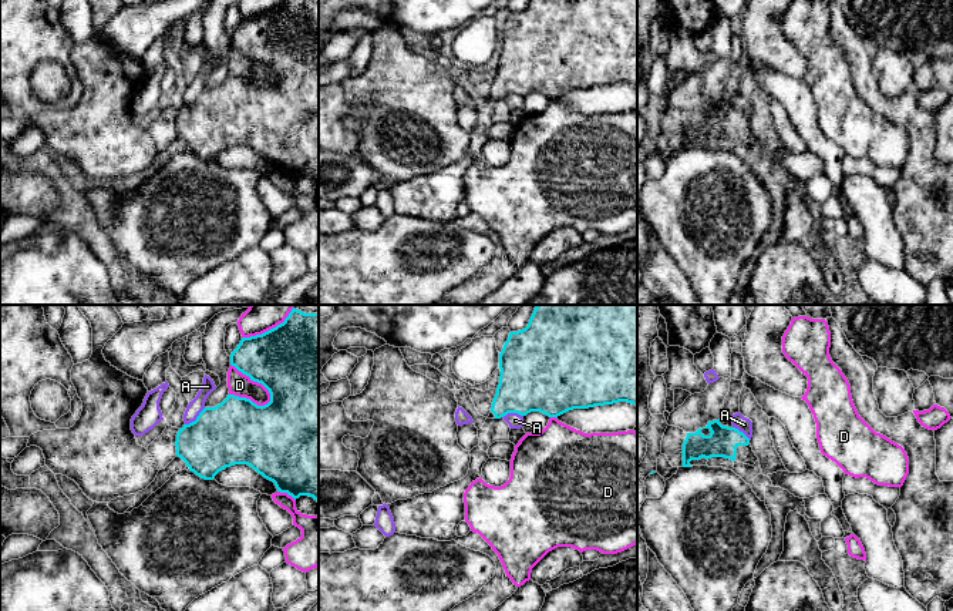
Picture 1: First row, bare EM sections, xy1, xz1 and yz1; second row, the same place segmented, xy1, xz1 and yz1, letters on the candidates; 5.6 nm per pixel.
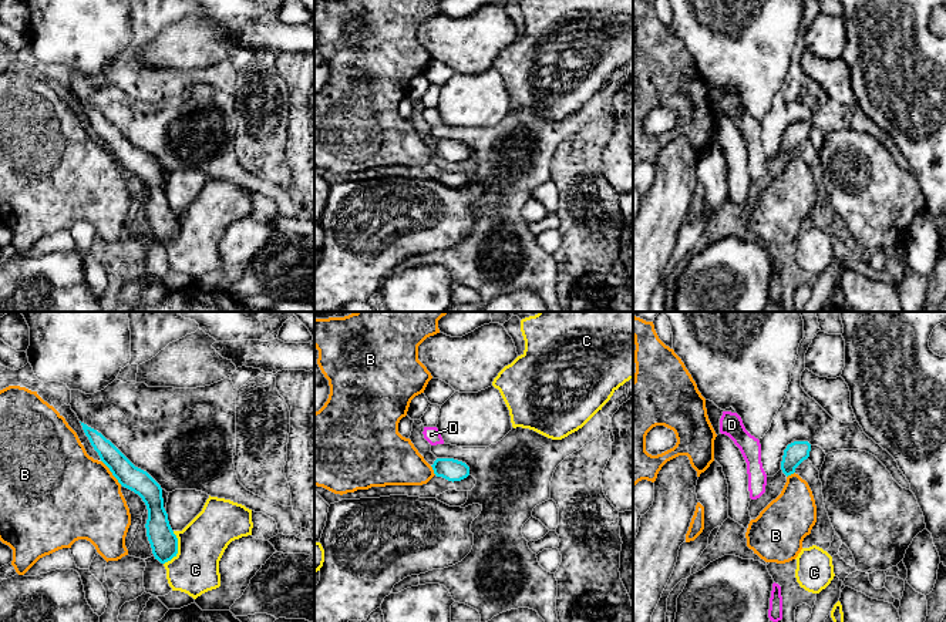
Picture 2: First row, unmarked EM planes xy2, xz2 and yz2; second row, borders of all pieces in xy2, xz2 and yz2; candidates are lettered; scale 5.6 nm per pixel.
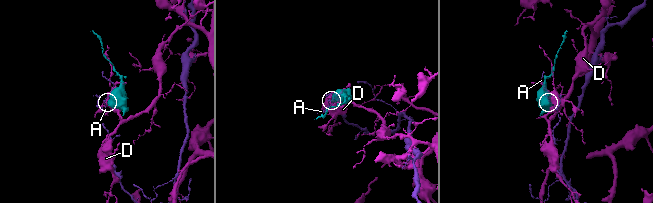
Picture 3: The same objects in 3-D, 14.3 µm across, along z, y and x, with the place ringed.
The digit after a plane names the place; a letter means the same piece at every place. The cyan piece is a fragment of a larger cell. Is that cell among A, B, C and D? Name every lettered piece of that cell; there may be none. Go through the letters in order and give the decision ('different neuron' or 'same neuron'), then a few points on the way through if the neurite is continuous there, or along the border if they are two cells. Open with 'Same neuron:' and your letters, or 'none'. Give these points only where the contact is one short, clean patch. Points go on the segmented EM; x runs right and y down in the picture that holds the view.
Same neuron: none
A: different neuron
B: different neuron; border along xy2 (101, 460), (121, 484)
C: different neuron
D: different neuron

